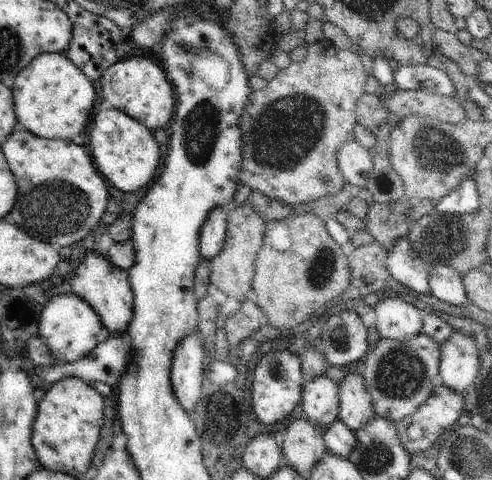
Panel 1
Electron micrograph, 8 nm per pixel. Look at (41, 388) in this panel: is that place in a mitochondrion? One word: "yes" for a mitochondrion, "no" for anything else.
no

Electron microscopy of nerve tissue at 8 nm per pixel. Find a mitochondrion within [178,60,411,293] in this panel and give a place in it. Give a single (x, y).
(281, 135)

